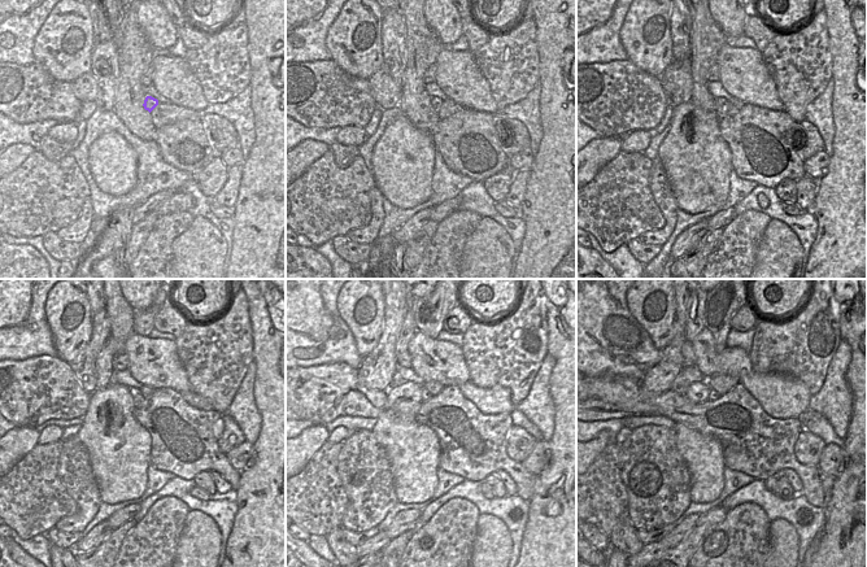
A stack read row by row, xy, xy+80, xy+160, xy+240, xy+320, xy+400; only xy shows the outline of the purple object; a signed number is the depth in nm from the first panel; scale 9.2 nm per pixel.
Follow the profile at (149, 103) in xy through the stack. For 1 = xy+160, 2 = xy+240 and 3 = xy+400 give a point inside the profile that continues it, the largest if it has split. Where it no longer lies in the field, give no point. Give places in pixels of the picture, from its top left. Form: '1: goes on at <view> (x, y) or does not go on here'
1: goes on at xy+160 (722, 105)
2: goes on at xy+240 (126, 398)
3: goes on at xy+400 (700, 391)

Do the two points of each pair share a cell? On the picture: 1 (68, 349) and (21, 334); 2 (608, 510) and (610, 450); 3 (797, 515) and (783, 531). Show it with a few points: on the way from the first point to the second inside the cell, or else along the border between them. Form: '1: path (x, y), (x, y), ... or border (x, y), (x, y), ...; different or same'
1: border (46, 314), (57, 354); different
2: path (608, 496), (608, 465); same
3: border (771, 520), (785, 519), (794, 528), (798, 553); different

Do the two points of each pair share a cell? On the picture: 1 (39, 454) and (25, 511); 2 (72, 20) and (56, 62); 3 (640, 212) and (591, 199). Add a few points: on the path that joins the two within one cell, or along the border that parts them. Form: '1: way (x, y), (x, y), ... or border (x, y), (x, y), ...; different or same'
1: way (36, 469), (31, 497); same
2: way (64, 30), (46, 48), (47, 52); same
3: way (628, 209), (602, 206); same

